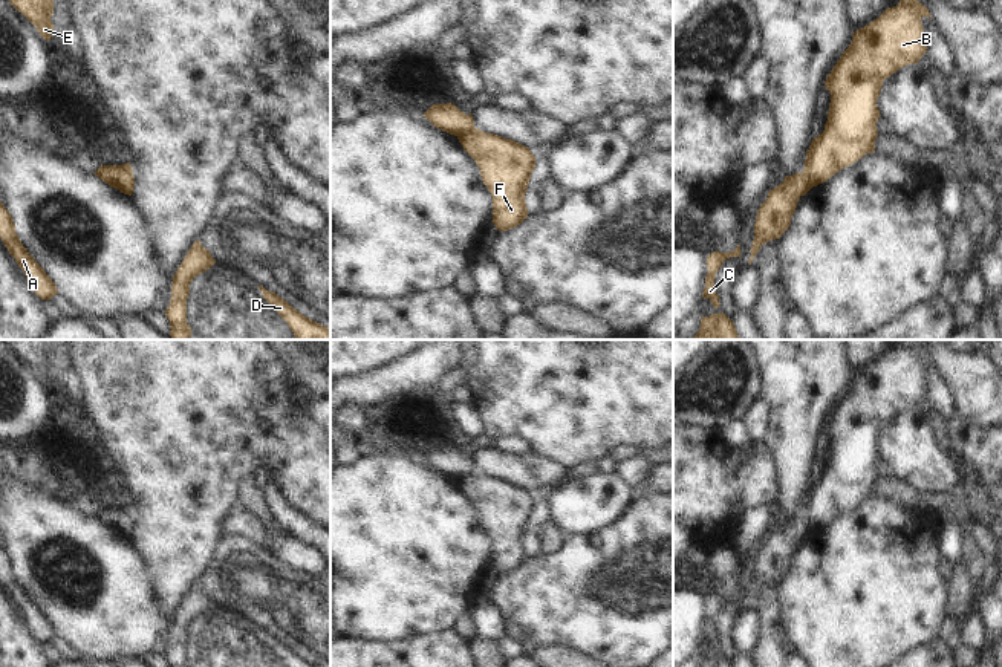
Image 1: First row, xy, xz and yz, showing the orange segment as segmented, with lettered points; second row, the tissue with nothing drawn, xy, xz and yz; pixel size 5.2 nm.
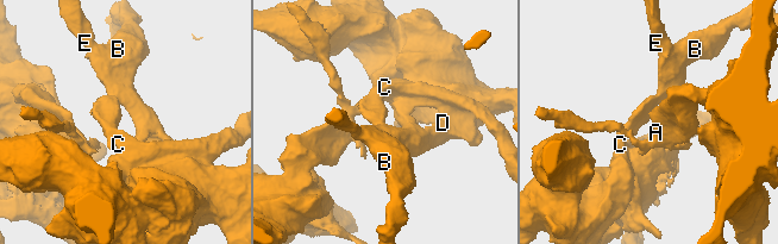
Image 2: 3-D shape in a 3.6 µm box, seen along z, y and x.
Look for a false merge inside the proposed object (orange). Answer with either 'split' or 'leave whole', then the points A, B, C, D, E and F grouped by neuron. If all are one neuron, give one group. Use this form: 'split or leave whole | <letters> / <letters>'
split | A C / B D E F

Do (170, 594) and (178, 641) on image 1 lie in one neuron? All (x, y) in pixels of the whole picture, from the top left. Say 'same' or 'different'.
different

